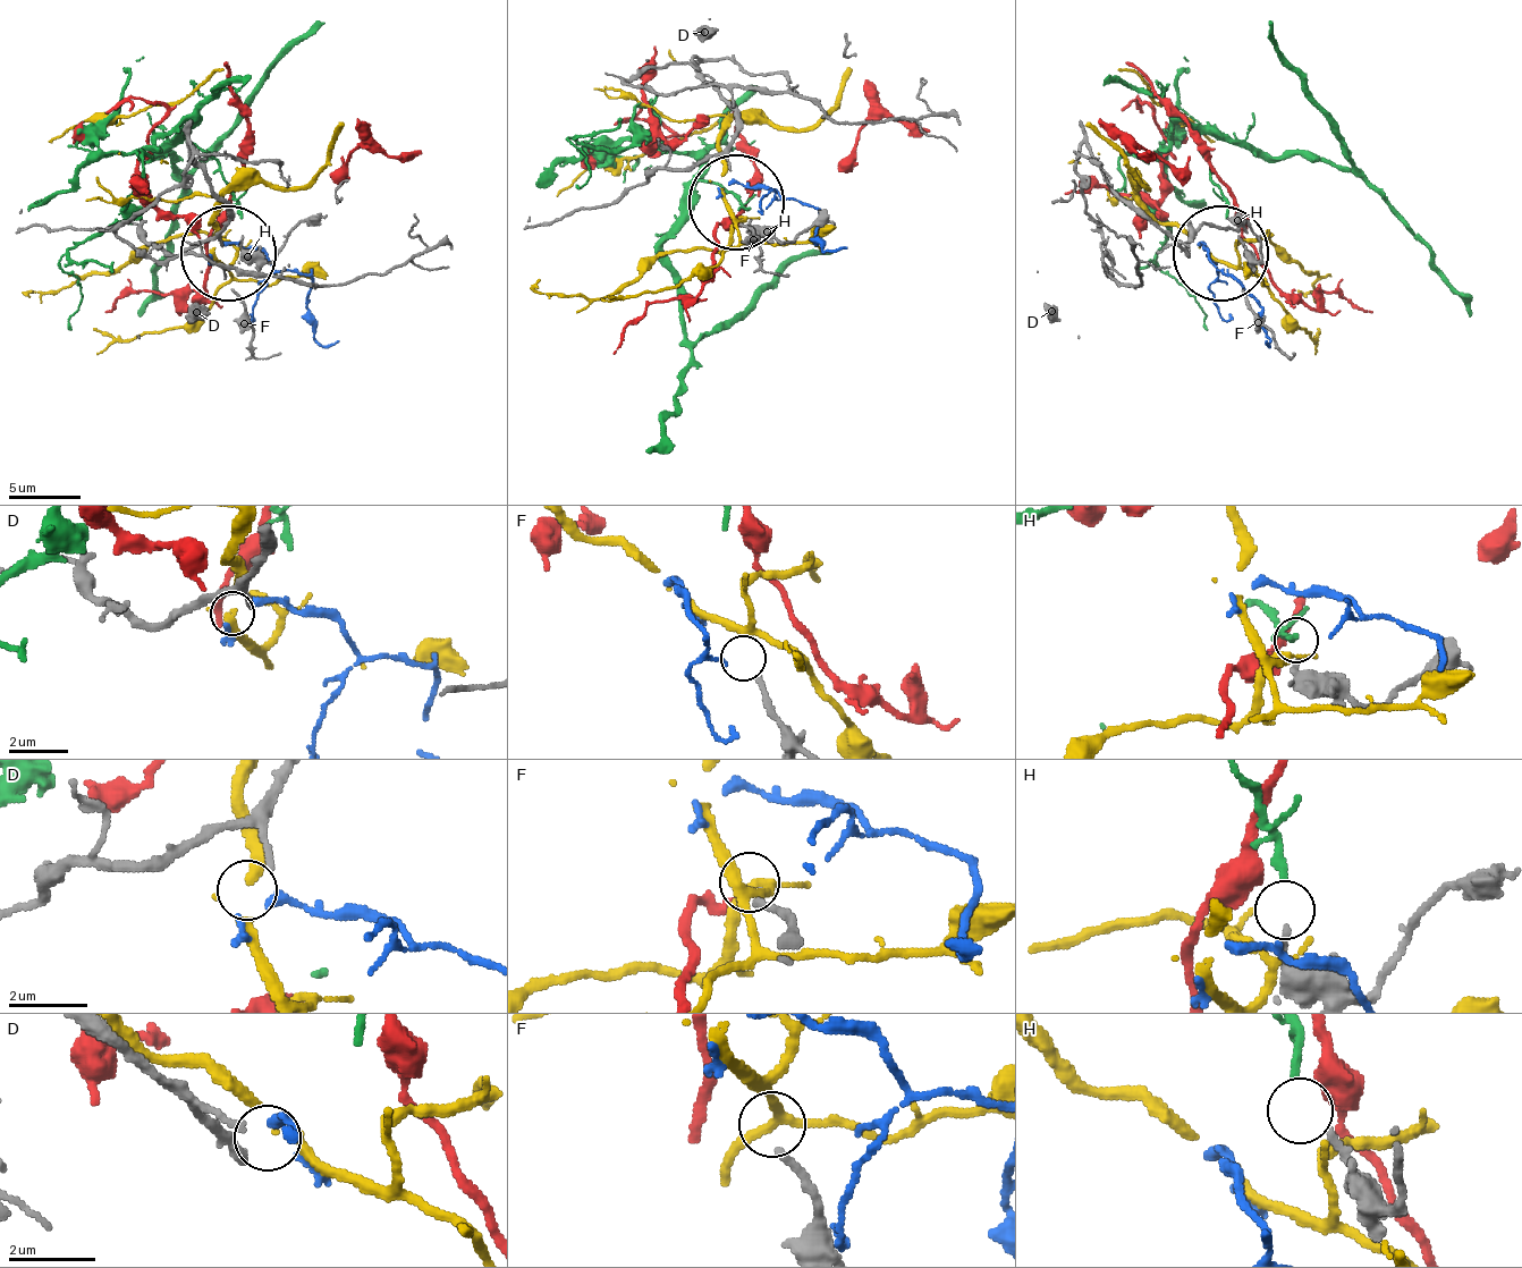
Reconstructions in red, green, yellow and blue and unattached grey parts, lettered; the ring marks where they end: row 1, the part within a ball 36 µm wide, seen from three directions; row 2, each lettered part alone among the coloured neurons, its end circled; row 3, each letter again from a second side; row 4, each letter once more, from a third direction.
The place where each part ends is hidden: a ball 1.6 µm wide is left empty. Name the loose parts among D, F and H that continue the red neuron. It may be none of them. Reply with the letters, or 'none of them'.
none of them

